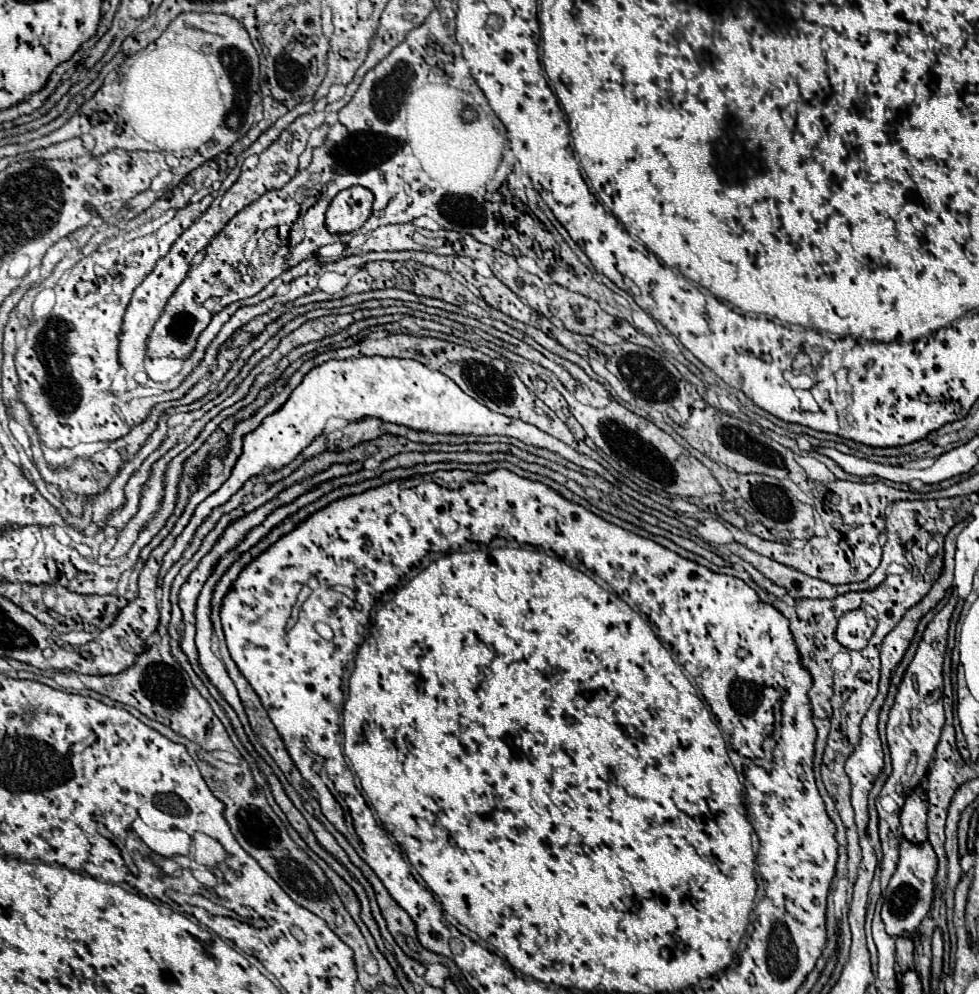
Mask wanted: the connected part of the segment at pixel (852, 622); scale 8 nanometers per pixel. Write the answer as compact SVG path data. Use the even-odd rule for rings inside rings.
M853 609L839 619L835 637L847 649L865 649L875 627L877 621L867 617L863 609Z

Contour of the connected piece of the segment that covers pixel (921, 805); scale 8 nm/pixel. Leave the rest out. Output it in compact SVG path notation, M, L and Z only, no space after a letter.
M917 785L917 789L913 789L913 793L909 793L909 797L905 797L905 805L901 809L901 831L913 843L921 843L927 839L929 803L921 797L923 793L925 793L925 789L921 785Z

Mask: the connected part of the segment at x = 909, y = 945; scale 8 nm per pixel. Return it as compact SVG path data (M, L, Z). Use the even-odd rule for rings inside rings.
M909 933L897 939L897 967L901 973L913 967L913 937L909 937Z

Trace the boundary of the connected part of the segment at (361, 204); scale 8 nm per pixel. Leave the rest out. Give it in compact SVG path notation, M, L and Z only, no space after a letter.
M355 185L353 189L343 189L331 201L329 211L325 215L325 225L331 233L349 233L359 229L371 215L373 193L369 189Z

